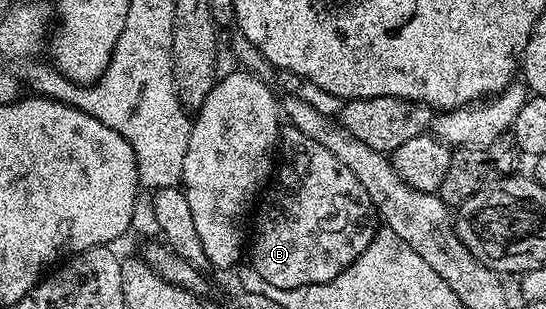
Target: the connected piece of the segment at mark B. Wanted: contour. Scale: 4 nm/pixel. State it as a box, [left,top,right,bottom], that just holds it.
[249,123,377,289]

